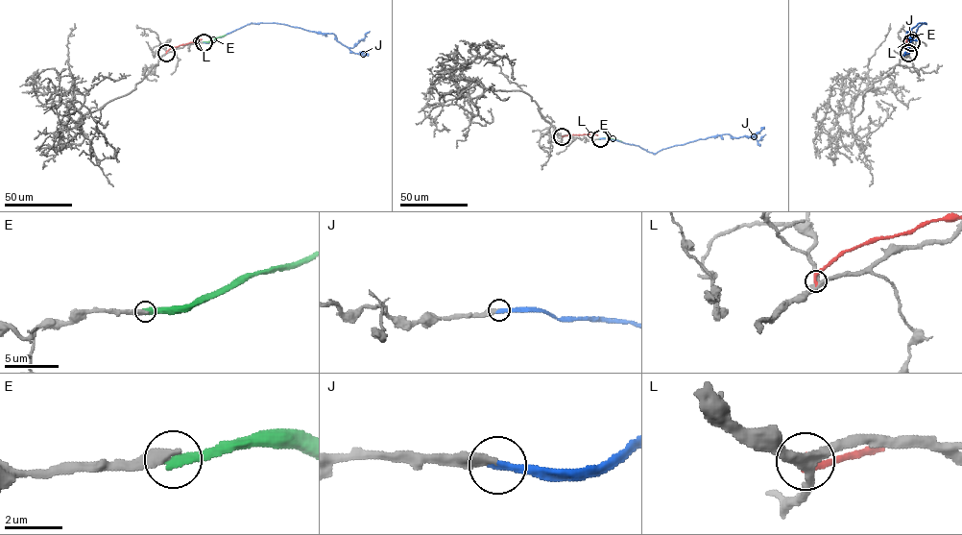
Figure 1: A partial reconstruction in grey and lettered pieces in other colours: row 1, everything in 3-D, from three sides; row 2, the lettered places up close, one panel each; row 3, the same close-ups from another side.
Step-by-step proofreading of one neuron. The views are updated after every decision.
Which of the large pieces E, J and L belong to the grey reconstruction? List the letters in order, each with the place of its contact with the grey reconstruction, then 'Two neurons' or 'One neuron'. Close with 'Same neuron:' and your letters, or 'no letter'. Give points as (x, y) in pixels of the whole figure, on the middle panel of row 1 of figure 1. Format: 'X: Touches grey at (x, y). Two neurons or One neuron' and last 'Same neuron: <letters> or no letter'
E: Touches grey at (599, 138). Two neurons
J: Touches grey at (600, 138). One neuron
L: Touches grey at (562, 136). Two neurons
Same neuron: J

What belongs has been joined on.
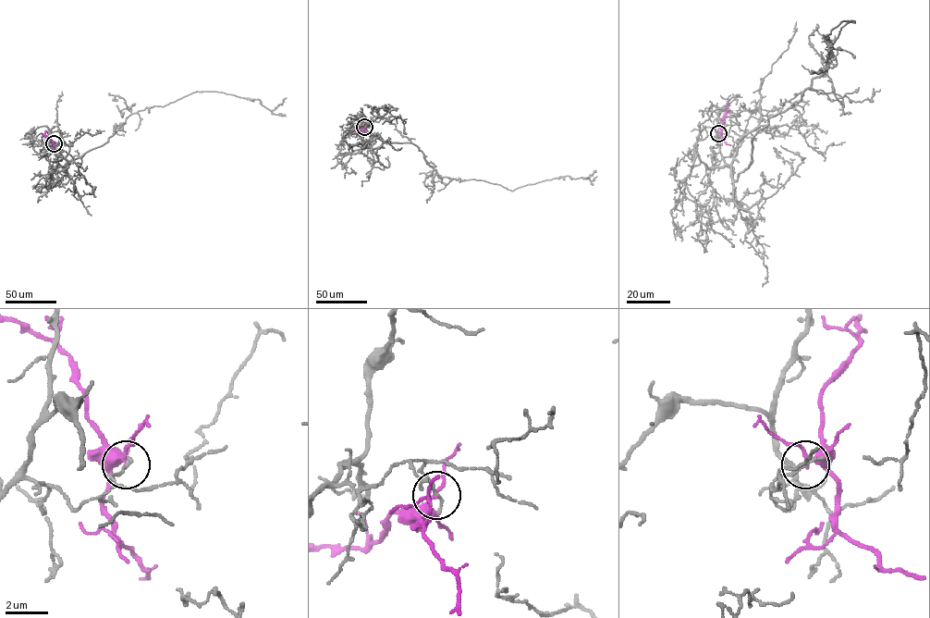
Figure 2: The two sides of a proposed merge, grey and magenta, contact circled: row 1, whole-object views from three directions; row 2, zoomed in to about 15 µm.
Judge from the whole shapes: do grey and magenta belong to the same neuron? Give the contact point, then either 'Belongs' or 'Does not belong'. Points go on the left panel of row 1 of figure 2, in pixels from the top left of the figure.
Place: (54, 143). Does not belong

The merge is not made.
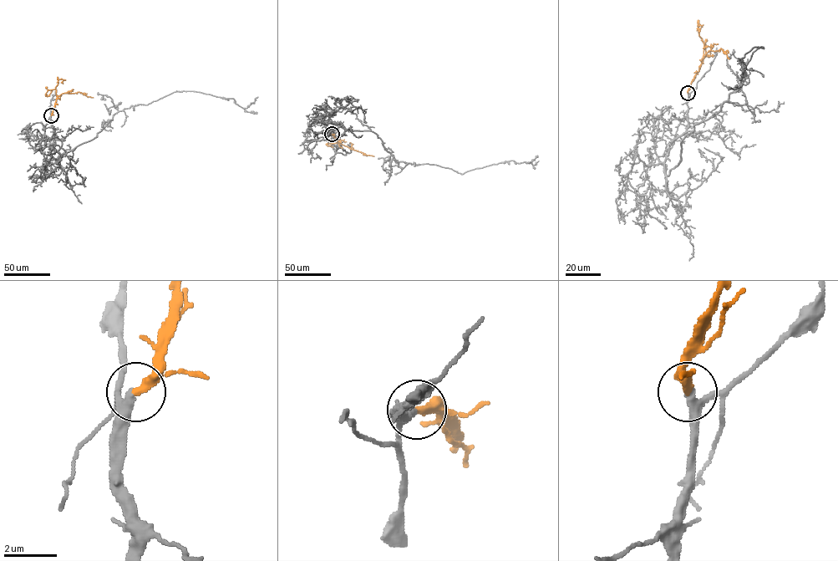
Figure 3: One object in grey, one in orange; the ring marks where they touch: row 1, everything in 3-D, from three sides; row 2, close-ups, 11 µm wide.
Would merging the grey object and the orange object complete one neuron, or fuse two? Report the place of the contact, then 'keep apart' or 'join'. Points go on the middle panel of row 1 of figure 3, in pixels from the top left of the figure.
at (332, 134); join

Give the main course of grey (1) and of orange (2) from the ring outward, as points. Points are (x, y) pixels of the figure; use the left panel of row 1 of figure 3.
1: (51, 115), (51, 155), (56, 159), (93, 139), (119, 111), (174, 92), (232, 98), (245, 108), (258, 97)
2: (51, 115), (56, 99), (62, 94), (79, 92), (93, 98)

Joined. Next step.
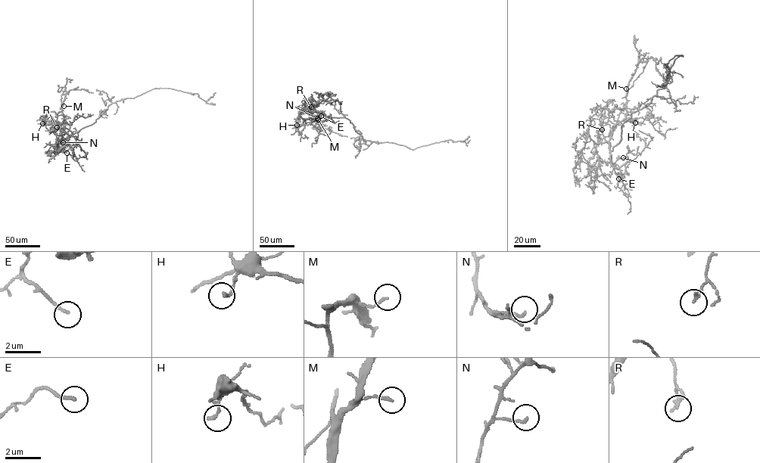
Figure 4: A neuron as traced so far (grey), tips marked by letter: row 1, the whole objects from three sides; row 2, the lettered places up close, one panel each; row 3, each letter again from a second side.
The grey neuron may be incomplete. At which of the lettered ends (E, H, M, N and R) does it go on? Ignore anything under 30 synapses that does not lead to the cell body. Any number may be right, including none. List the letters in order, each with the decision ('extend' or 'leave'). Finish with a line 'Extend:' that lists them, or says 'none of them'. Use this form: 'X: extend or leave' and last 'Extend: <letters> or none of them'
E: leave
H: leave
M: leave
N: leave
R: leave
Extend: none of them

